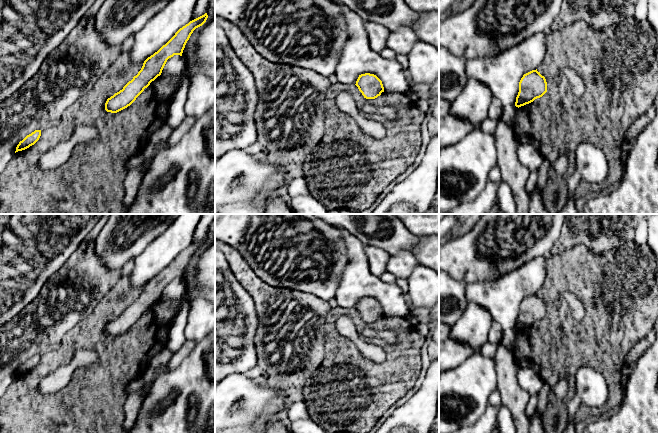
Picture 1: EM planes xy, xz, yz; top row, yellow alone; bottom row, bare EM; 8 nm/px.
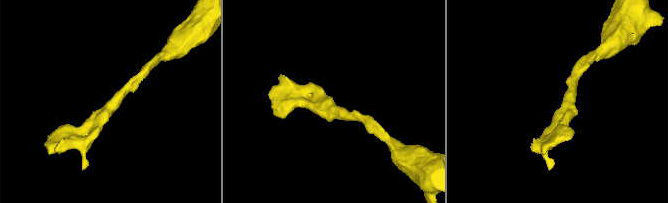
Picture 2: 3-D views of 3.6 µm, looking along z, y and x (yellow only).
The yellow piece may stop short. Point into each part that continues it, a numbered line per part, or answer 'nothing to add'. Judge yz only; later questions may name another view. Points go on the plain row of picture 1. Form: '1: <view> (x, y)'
nothing to add

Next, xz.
nothing to add

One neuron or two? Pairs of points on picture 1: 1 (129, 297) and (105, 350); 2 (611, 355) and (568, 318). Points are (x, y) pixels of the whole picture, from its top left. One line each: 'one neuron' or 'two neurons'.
1: one neuron
2: one neuron

